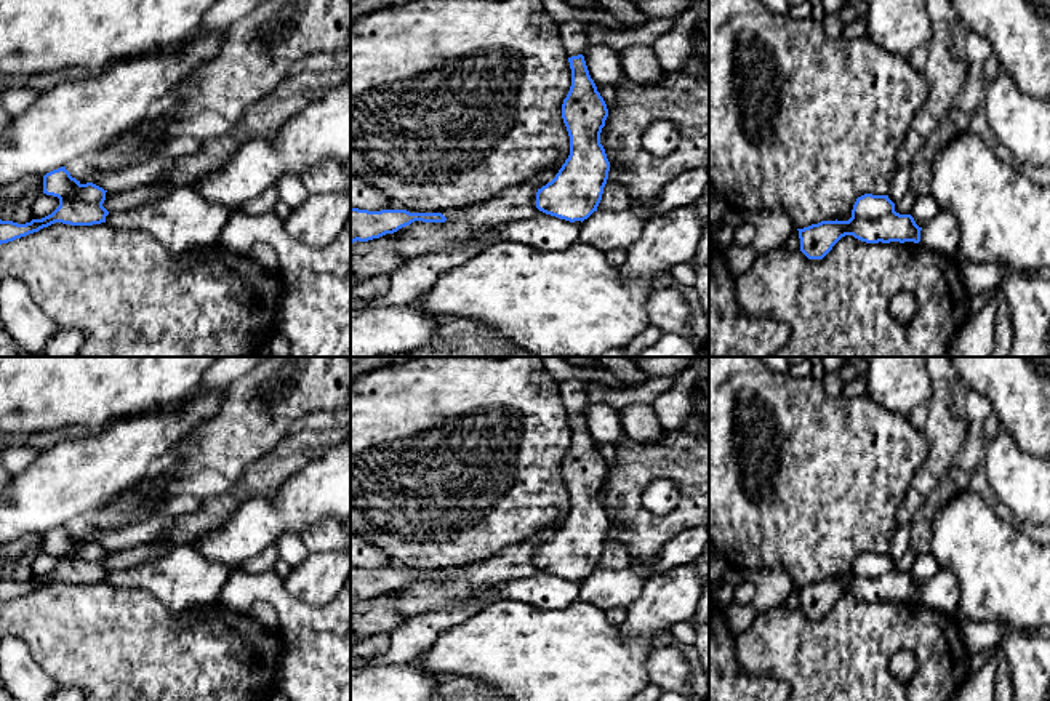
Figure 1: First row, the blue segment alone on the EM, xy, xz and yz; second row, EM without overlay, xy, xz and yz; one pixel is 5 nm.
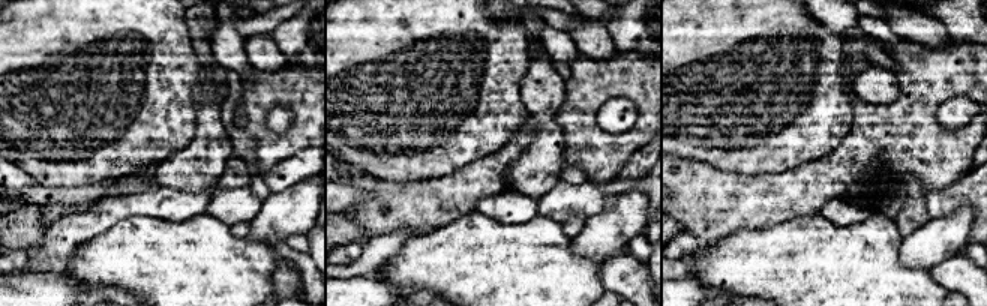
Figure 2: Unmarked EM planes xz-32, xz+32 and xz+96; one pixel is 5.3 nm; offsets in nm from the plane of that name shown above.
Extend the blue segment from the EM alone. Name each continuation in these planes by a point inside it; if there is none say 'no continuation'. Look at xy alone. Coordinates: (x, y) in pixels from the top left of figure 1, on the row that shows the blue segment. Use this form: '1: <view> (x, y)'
no continuation

